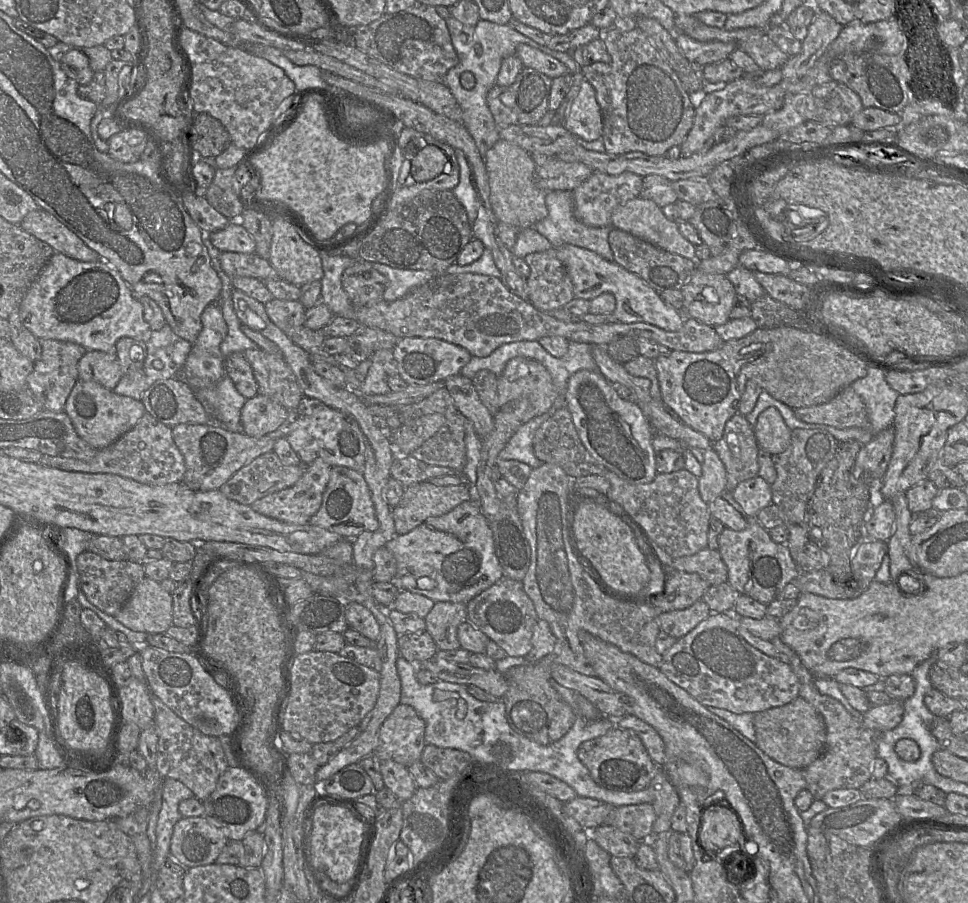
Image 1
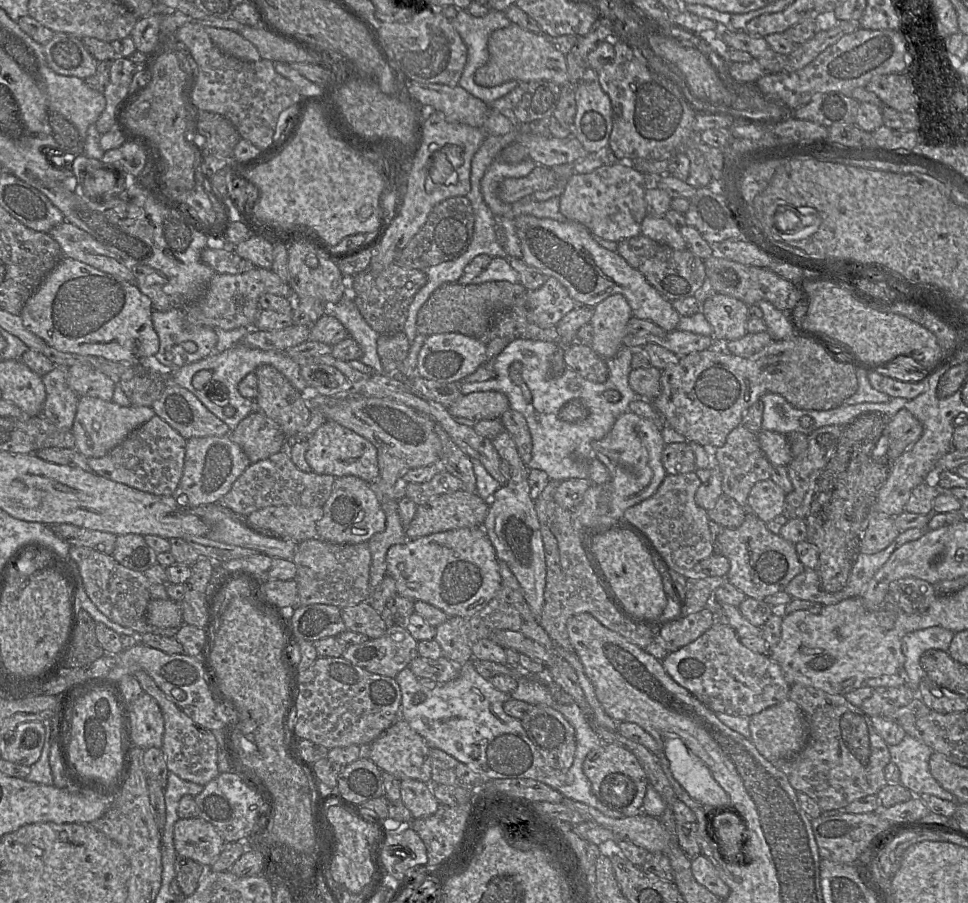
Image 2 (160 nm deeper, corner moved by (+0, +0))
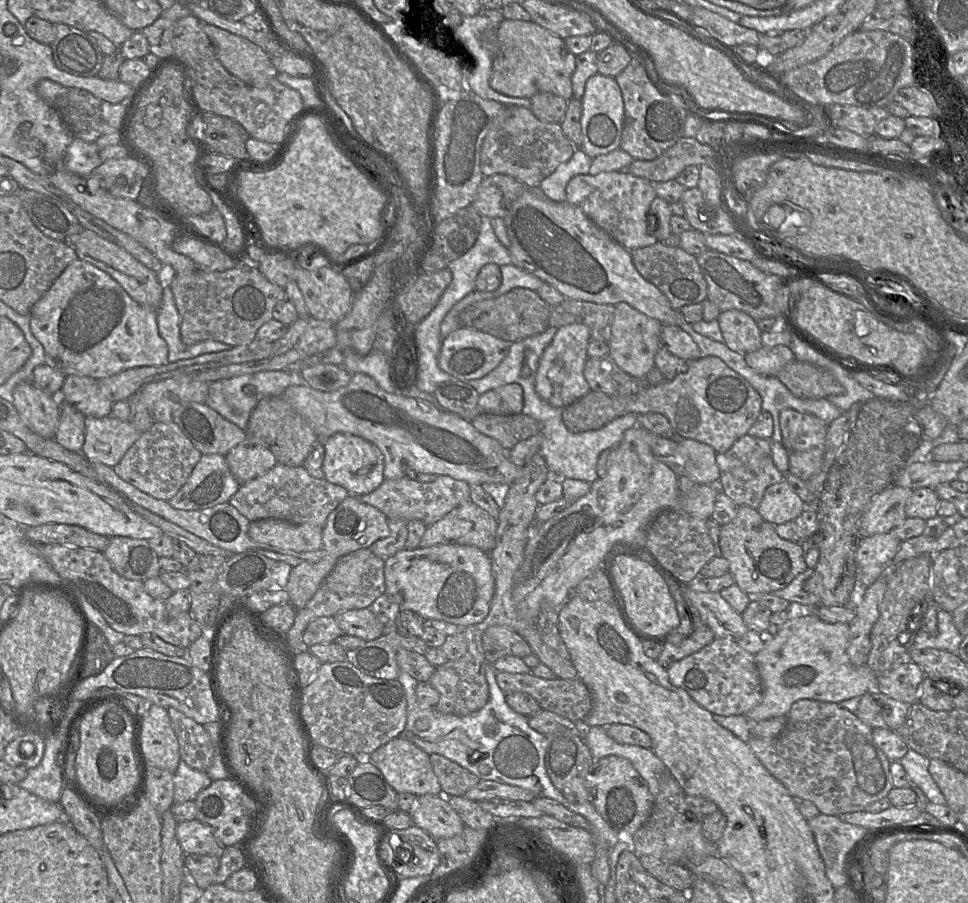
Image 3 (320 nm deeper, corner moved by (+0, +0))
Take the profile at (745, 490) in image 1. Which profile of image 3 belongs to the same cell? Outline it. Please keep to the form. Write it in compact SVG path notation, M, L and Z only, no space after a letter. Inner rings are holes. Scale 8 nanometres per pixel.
M783 479L765 490L757 510L766 521L778 525L795 520L806 508L806 503Z

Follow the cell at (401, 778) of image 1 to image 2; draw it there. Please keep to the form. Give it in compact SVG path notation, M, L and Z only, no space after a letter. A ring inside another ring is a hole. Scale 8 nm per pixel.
M413 779L400 780L401 800L413 819L433 815L439 806L431 791L430 783Z

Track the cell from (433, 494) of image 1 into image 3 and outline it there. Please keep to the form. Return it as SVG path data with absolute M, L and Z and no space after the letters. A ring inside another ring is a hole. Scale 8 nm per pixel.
M468 500L426 527L419 547L438 544L475 546L490 553L496 545L497 520Z

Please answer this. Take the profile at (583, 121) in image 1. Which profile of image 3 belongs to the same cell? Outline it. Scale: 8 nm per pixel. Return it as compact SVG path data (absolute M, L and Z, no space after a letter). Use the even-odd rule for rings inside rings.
M596 73L590 76L585 84L581 98L581 134L582 149L592 159L620 148L621 134L624 123L624 103L621 89L615 77Z

